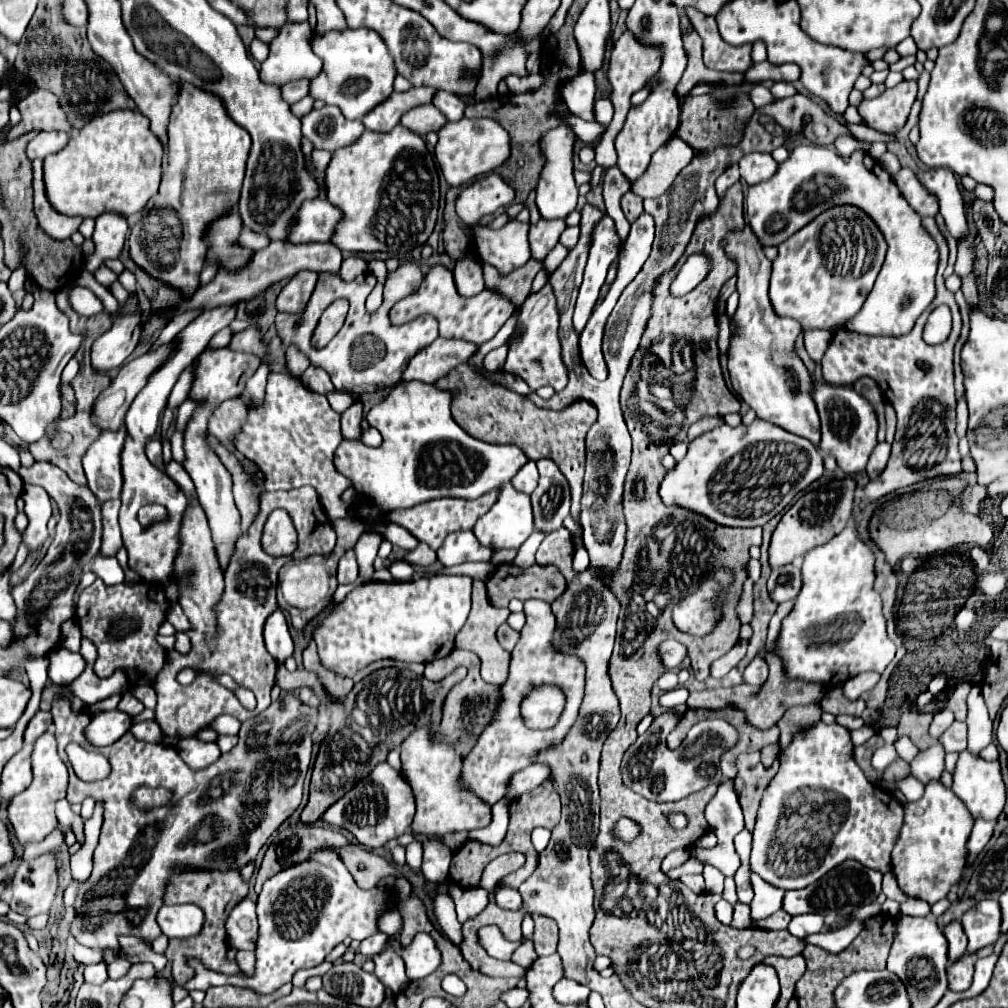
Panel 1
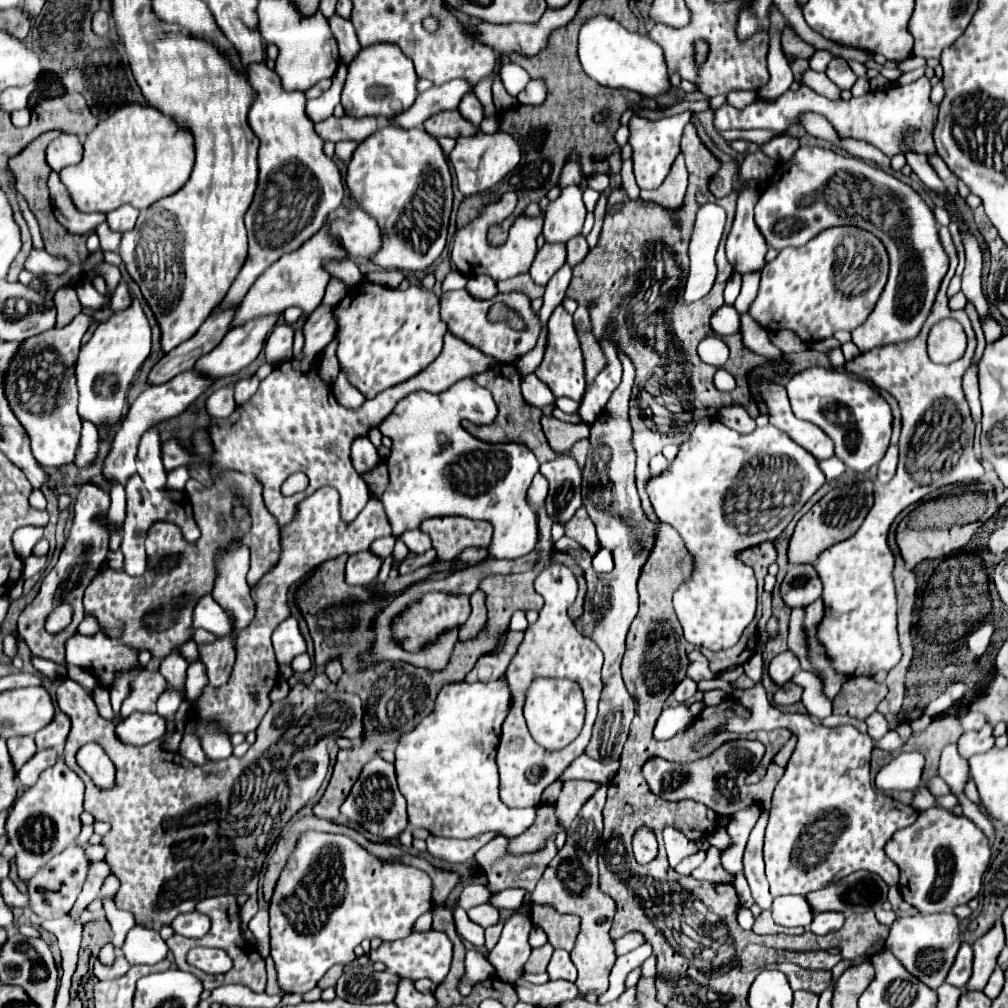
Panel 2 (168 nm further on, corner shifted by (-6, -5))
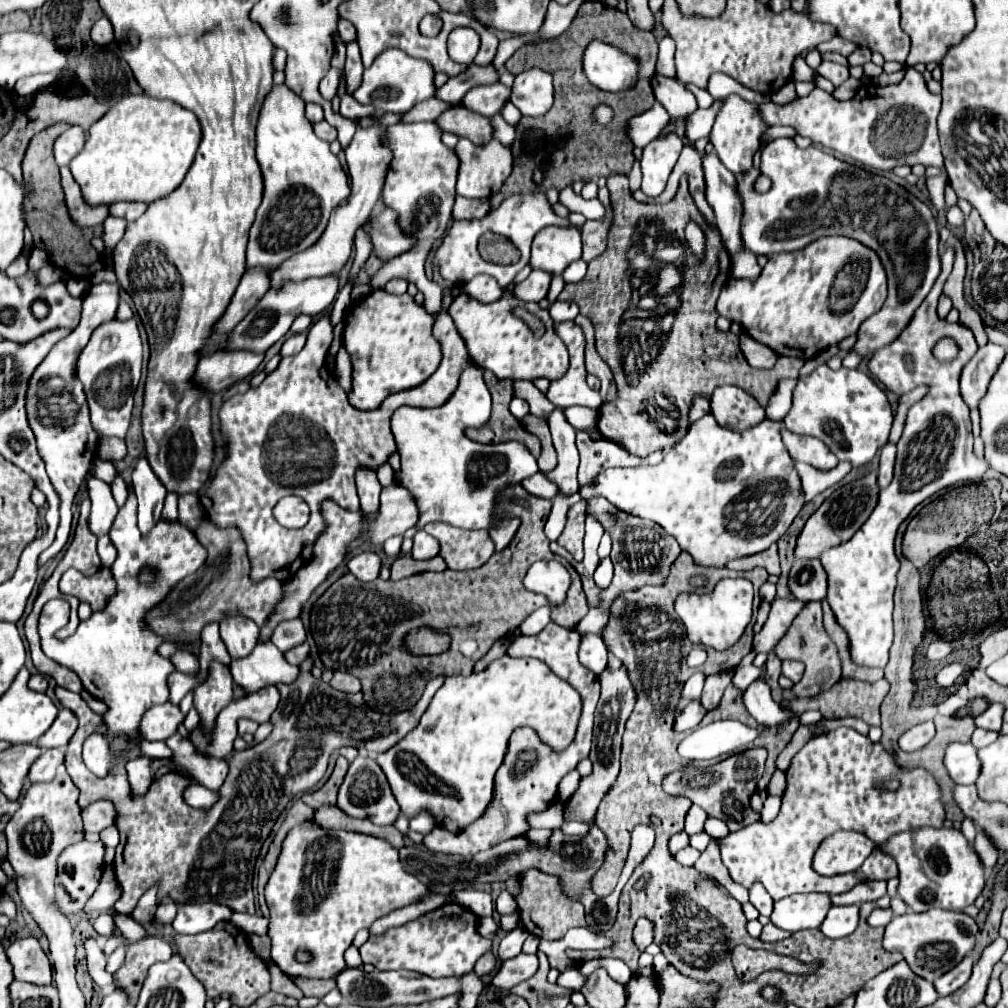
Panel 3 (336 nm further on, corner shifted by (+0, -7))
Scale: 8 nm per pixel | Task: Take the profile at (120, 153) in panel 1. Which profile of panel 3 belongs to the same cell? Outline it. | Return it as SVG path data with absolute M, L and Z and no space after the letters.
M129 95L91 125L83 151L69 167L81 185L85 201L91 205L111 205L115 201L151 203L181 185L199 143L201 125L193 111L169 99Z

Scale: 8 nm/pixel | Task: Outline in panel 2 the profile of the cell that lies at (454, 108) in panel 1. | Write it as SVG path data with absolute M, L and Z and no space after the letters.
M467 93L461 103L459 103L459 113L469 121L469 123L475 123L475 127L479 127L481 119L483 119L483 107L481 103L477 101L477 97L473 93Z

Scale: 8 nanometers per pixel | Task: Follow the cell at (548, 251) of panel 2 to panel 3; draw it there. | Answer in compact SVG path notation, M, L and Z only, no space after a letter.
M531 271L531 275L513 289L513 297L521 299L521 301L535 301L535 303L539 303L541 299L547 297L549 283L551 283L551 275L549 273L545 273L545 271Z

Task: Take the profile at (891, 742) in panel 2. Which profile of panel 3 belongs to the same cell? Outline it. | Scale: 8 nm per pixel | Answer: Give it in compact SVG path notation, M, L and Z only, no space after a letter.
M925 721L925 723L911 727L907 733L903 733L899 739L899 747L903 751L919 751L933 737L935 737L935 725L933 725L933 721Z

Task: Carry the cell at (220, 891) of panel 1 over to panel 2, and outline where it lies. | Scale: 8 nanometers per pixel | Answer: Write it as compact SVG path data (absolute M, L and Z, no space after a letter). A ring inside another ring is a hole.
M233 895L207 897L207 899L199 901L195 909L197 909L199 913L205 913L207 917L211 917L211 929L209 929L209 933L207 933L205 937L201 937L201 939L167 941L167 947L169 947L169 951L173 953L175 965L177 965L181 971L187 971L187 973L197 975L197 977L201 979L205 991L211 991L211 989L215 989L215 987L219 987L219 985L225 985L225 983L239 983L239 985L249 987L249 989L255 991L255 993L263 993L265 981L267 981L267 975L265 975L265 961L263 961L263 957L261 957L261 955L243 939L243 935L241 935L241 915L239 915L237 899L235 899ZM199 945L223 949L223 951L233 959L233 967L231 967L227 973L223 973L223 975L207 975L207 973L203 973L203 971L199 971L199 969L195 969L195 967L187 965L187 961L185 961L187 951L189 951L191 947L199 947Z

